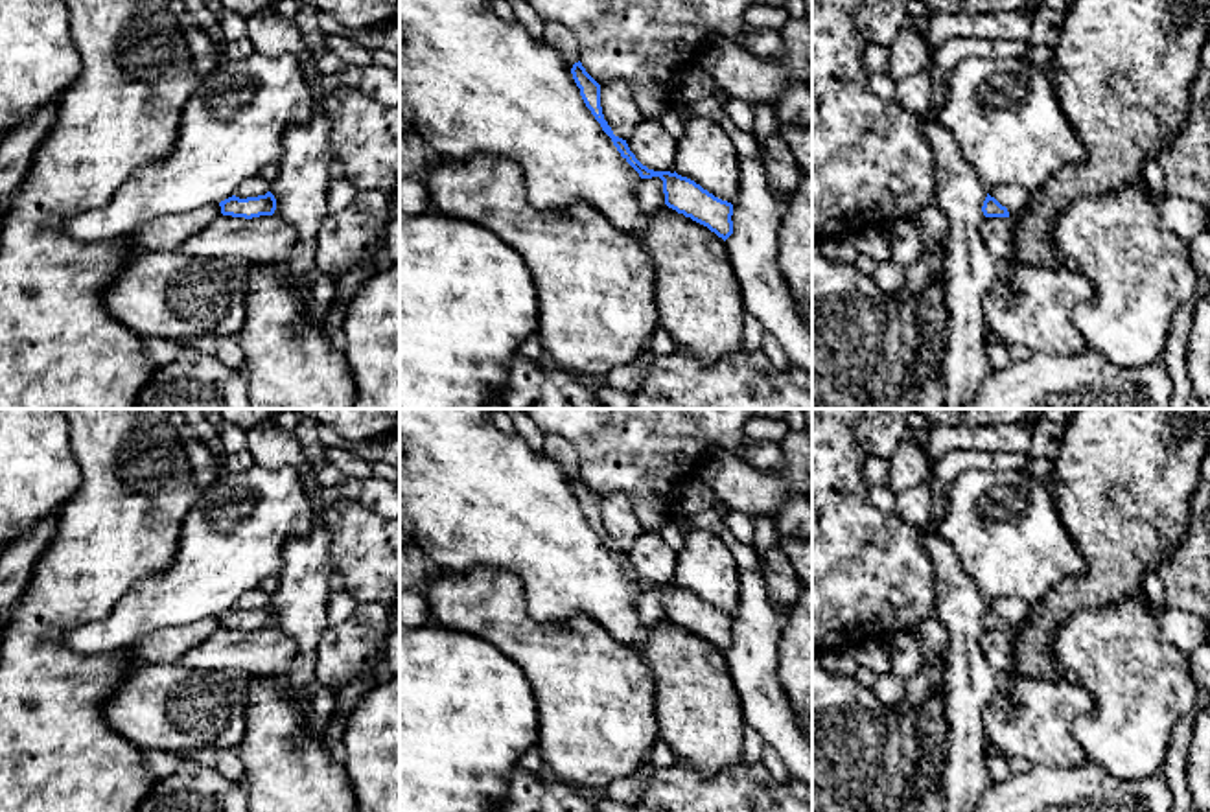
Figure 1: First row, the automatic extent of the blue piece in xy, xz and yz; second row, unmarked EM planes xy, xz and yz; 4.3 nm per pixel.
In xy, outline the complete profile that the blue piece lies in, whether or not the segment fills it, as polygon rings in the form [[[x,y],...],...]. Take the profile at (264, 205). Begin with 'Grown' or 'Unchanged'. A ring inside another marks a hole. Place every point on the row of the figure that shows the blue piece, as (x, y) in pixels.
Unchanged. [[[271,191],[247,199],[232,195],[221,201],[219,206],[223,215],[252,219],[260,215],[273,215],[276,210],[276,199]]]

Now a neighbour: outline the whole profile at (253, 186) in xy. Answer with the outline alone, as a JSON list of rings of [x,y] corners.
[[[254,175],[238,186],[234,195],[239,199],[258,197],[258,195],[265,195],[269,188],[271,184],[262,175]]]

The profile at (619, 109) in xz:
[[[611,79],[600,85],[600,107],[613,134],[622,140],[646,120],[635,105],[630,87],[622,79]]]

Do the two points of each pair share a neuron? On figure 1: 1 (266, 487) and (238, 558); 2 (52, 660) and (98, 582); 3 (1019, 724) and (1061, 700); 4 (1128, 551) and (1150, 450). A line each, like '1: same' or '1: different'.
1: same
2: same
3: same
4: same

